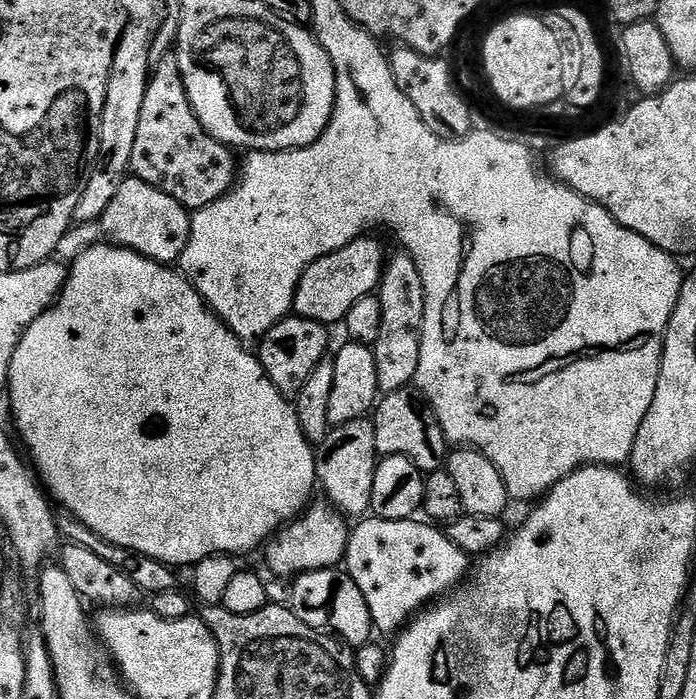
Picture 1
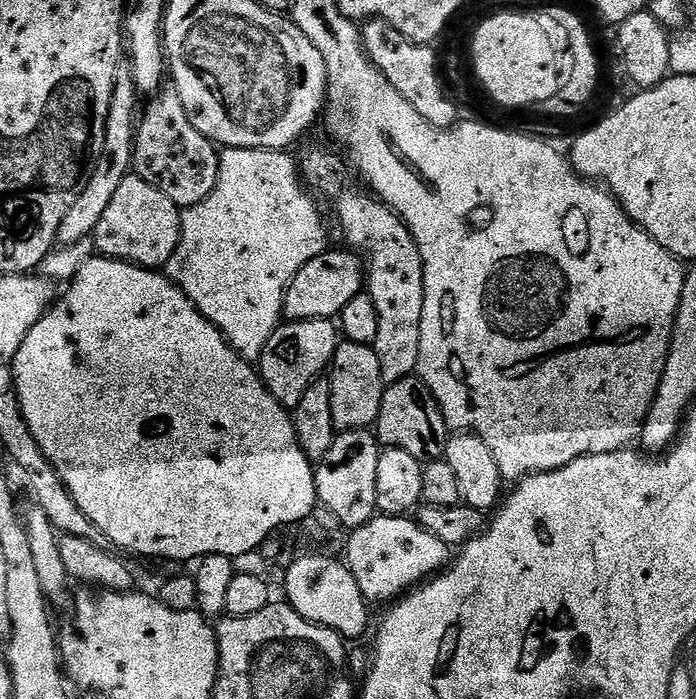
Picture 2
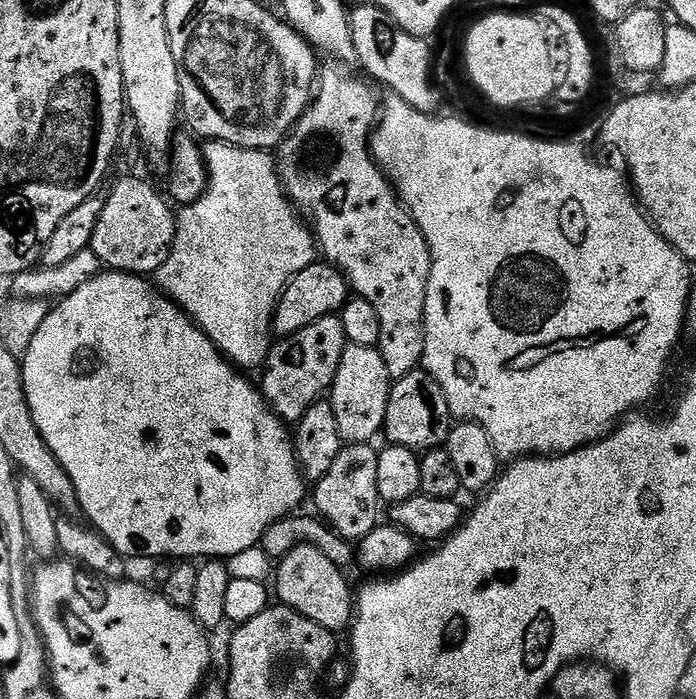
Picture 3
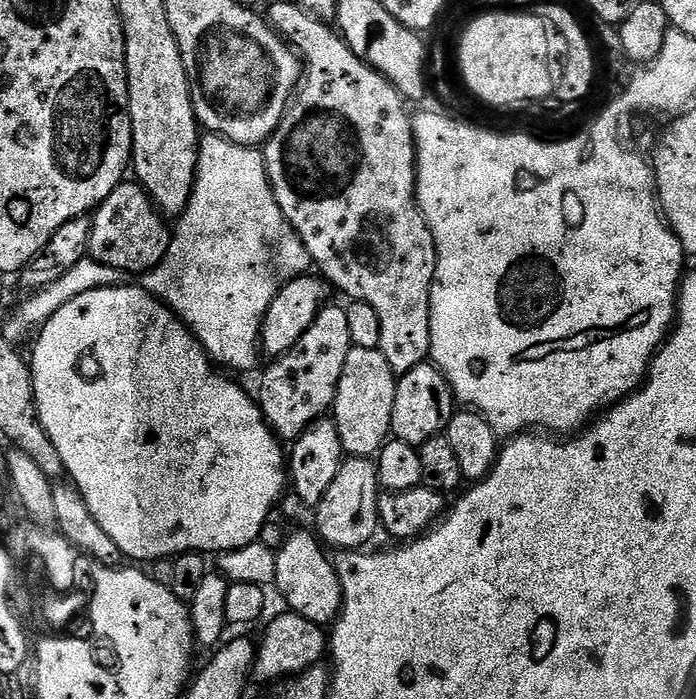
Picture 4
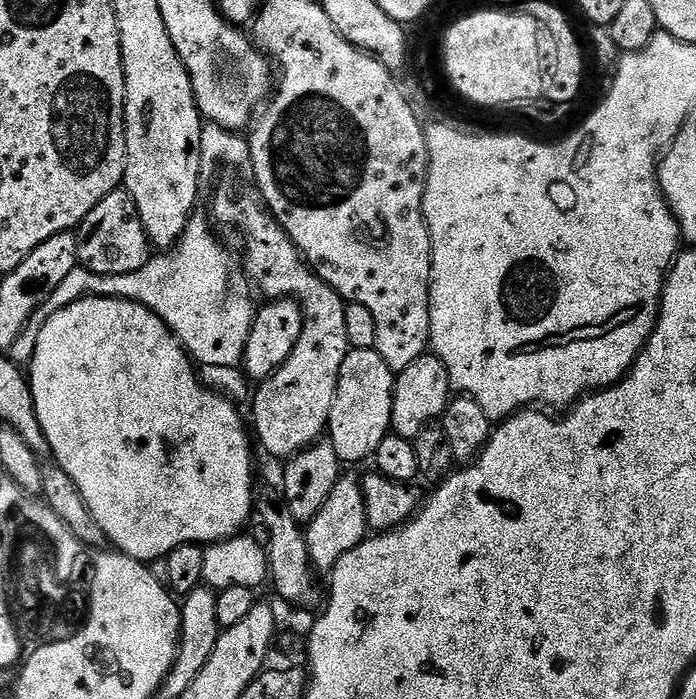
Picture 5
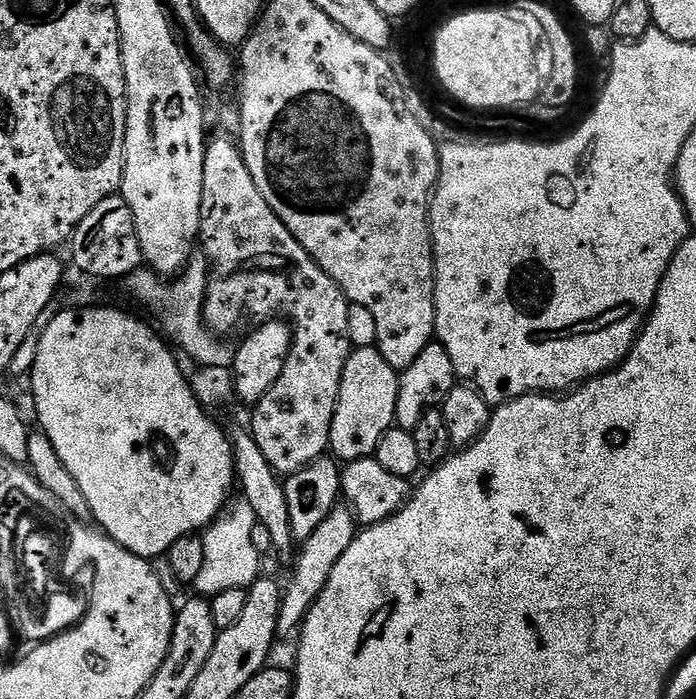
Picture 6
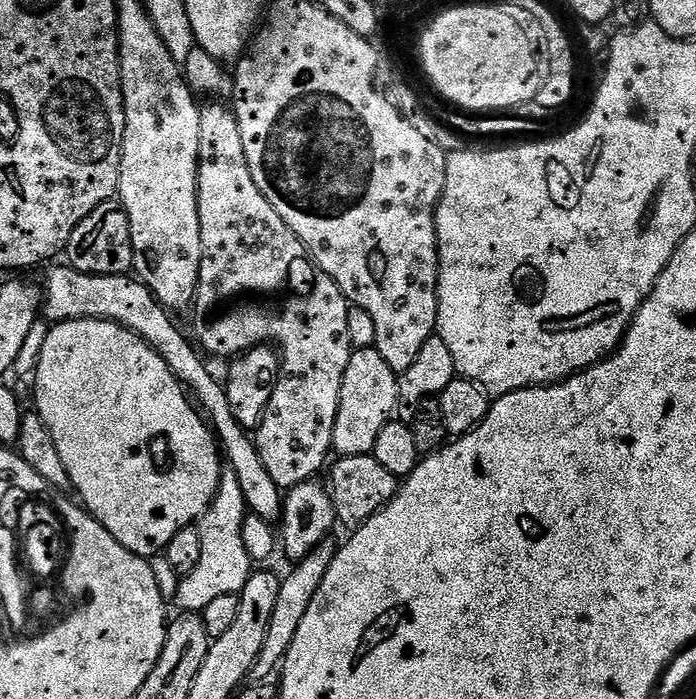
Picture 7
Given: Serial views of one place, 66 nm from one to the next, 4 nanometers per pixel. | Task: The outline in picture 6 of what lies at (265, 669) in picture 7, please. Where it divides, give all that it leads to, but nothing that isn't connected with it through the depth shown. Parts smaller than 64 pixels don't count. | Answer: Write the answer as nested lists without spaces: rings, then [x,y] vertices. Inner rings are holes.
[[[337,506],[331,514],[310,534],[310,538],[299,545],[295,553],[296,565],[292,568],[292,577],[282,588],[280,597],[280,613],[278,614],[278,633],[281,637],[299,633],[308,612],[314,606],[314,602],[322,594],[326,582],[330,582],[330,574],[334,574],[334,566],[338,566],[338,558],[350,550],[350,542],[358,535],[356,517],[352,515],[351,508]]]

